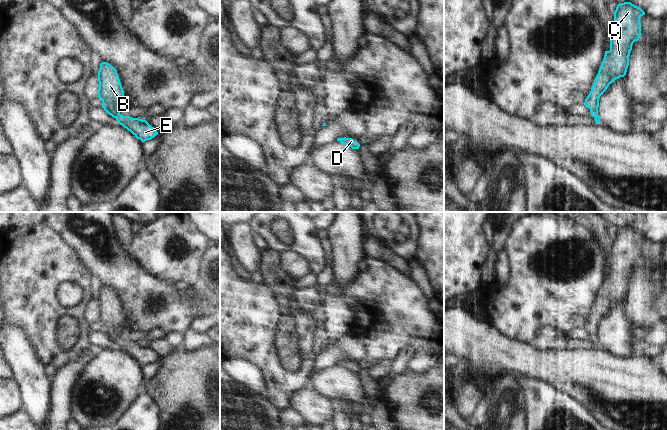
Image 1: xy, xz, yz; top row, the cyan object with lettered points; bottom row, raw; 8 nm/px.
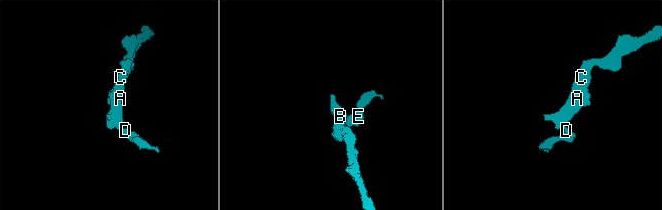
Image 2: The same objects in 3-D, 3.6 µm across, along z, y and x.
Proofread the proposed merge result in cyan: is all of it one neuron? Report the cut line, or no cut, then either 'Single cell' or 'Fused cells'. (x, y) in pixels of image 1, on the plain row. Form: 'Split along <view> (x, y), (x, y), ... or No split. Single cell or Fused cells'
No split. Single cell

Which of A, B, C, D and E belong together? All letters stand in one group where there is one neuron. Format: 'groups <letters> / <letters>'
groups A B C D E

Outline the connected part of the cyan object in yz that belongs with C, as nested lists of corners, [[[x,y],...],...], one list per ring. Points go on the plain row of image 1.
[[[624,226],[616,231],[610,274],[605,275],[592,313],[584,326],[584,329],[590,333],[591,340],[595,342],[596,348],[601,348],[598,339],[600,320],[613,305],[626,299],[632,269],[641,260],[640,242],[643,239],[645,236],[631,226]]]

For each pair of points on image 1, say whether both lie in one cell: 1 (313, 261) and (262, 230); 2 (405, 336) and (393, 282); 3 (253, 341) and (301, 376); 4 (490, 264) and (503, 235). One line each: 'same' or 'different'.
1: same
2: same
3: same
4: same

